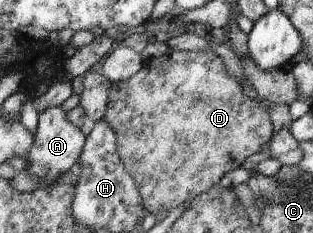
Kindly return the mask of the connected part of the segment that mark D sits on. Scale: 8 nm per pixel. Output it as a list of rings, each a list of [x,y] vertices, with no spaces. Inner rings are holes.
[[[184,50],[172,51],[170,54],[166,53],[161,57],[159,56],[146,61],[142,69],[130,79],[111,82],[108,107],[103,119],[117,134],[117,150],[120,152],[121,159],[124,161],[126,173],[133,175],[133,178],[136,180],[146,214],[158,214],[159,211],[169,213],[172,209],[180,207],[184,201],[191,200],[198,194],[210,189],[210,187],[219,183],[225,173],[240,167],[246,159],[250,159],[250,155],[261,151],[262,145],[268,143],[274,134],[272,119],[269,116],[267,107],[259,105],[256,100],[252,100],[246,96],[238,83],[238,79],[228,74],[222,58],[210,50],[199,52],[185,52]]]

